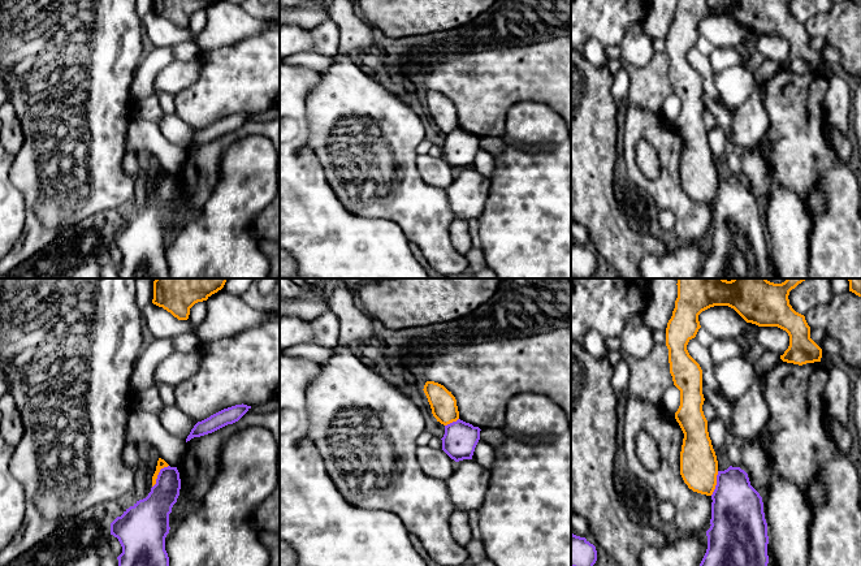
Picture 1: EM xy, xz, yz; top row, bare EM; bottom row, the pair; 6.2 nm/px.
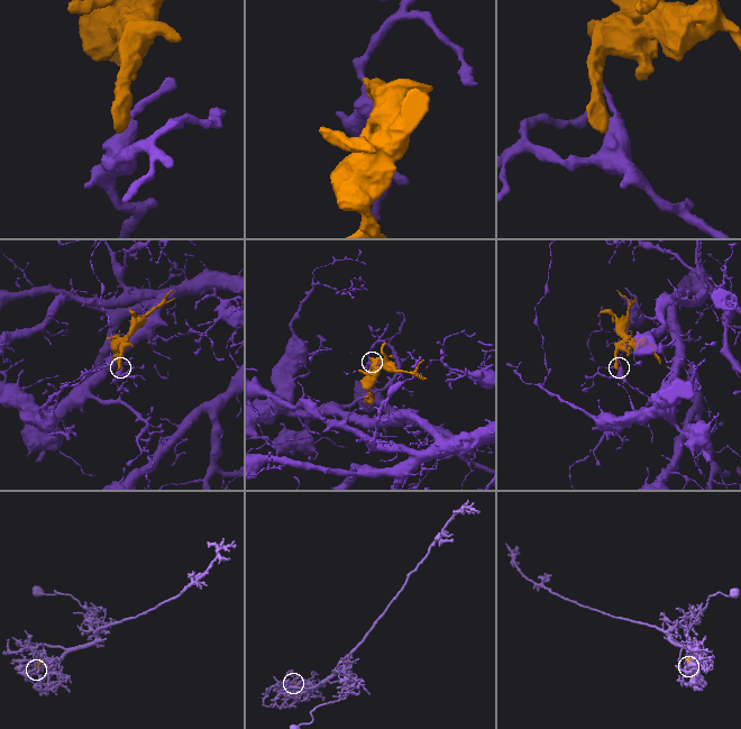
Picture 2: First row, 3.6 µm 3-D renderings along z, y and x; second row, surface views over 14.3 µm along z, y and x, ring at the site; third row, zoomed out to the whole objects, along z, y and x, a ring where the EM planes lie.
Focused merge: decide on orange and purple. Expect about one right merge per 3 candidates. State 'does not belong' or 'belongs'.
does not belong

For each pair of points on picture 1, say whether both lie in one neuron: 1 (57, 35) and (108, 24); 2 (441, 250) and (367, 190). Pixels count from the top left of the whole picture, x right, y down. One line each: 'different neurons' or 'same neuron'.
1: same neuron
2: same neuron

